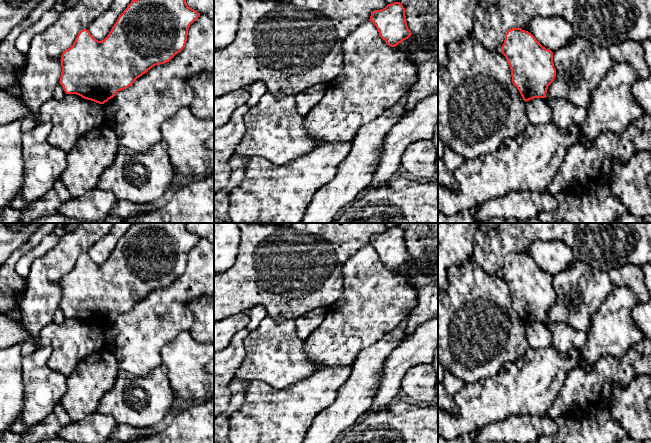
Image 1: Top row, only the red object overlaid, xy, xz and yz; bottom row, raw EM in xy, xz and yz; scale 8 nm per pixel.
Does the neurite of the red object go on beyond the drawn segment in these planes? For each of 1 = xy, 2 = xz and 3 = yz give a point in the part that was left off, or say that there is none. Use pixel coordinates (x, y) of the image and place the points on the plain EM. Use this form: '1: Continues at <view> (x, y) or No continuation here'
1: No continuation here
2: No continuation here
3: No continuation here

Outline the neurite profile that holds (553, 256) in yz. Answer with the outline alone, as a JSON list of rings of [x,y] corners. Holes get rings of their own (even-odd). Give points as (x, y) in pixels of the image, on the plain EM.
[[[559,240],[536,241],[521,253],[531,257],[552,276],[570,268],[575,261],[572,250]]]

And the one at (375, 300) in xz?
[[[370,244],[345,262],[342,280],[340,298],[327,308],[321,325],[305,340],[305,352],[314,364],[351,366],[363,349],[396,328],[418,303],[416,289],[389,270]]]

